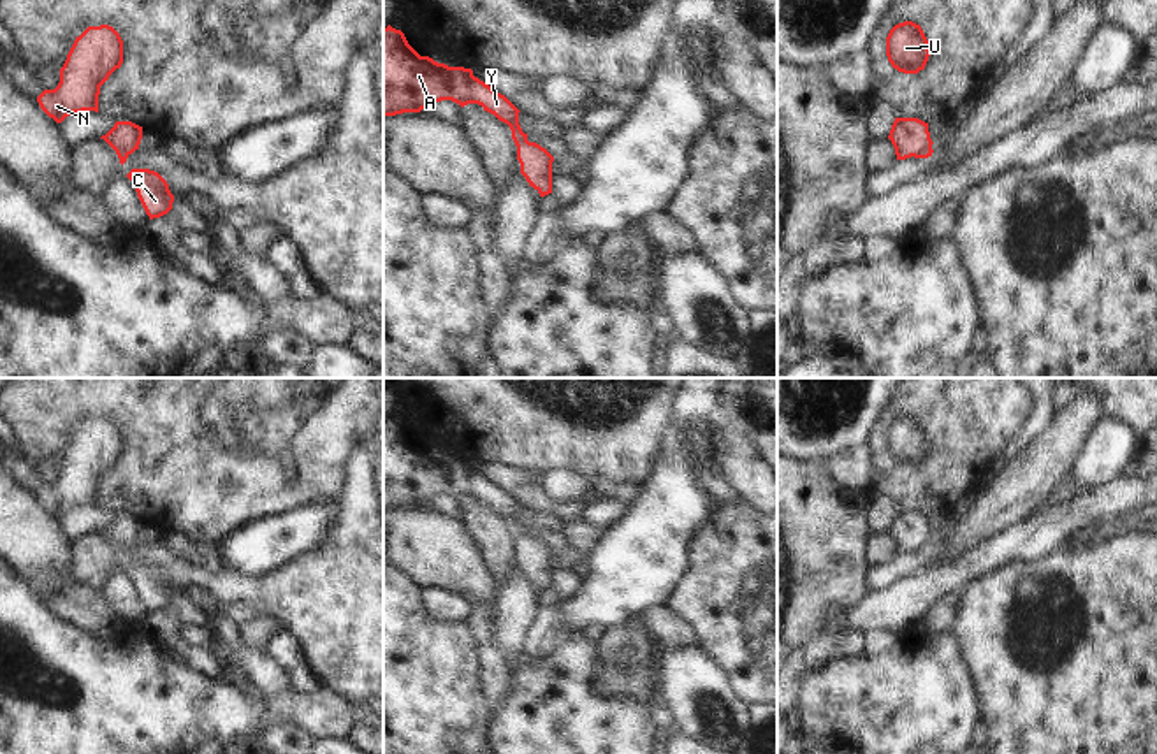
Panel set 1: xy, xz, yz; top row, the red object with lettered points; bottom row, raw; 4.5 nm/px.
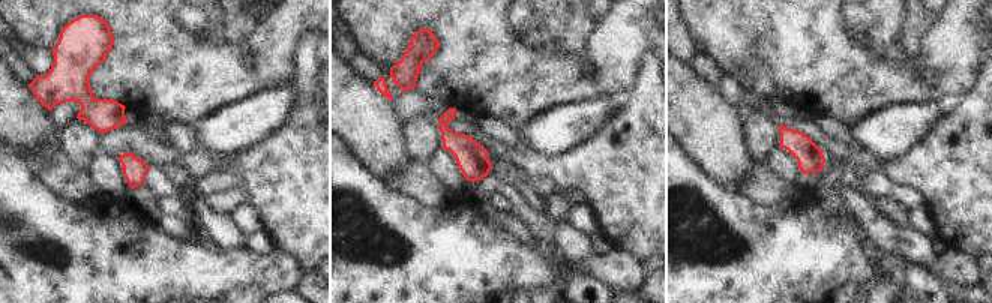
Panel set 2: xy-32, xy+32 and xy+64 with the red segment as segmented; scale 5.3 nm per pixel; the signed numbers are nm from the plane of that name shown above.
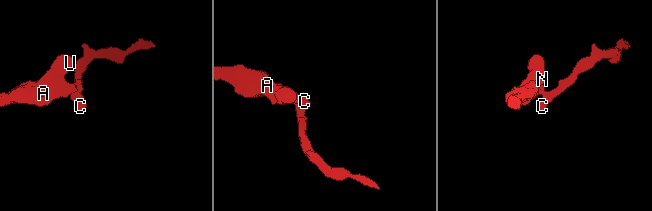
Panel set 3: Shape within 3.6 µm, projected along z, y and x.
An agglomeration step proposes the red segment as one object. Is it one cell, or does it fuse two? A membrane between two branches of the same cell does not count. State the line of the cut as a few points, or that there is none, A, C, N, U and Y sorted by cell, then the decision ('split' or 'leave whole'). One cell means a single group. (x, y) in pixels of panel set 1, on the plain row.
xz (512, 522), (521, 526) | A N U Y / C | split

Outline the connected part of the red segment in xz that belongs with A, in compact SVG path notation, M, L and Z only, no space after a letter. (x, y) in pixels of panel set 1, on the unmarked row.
M383 422L383 510L420 506L441 494L461 501L478 497L484 504L520 524L519 503L473 469L471 462L448 460L420 450L401 424Z

